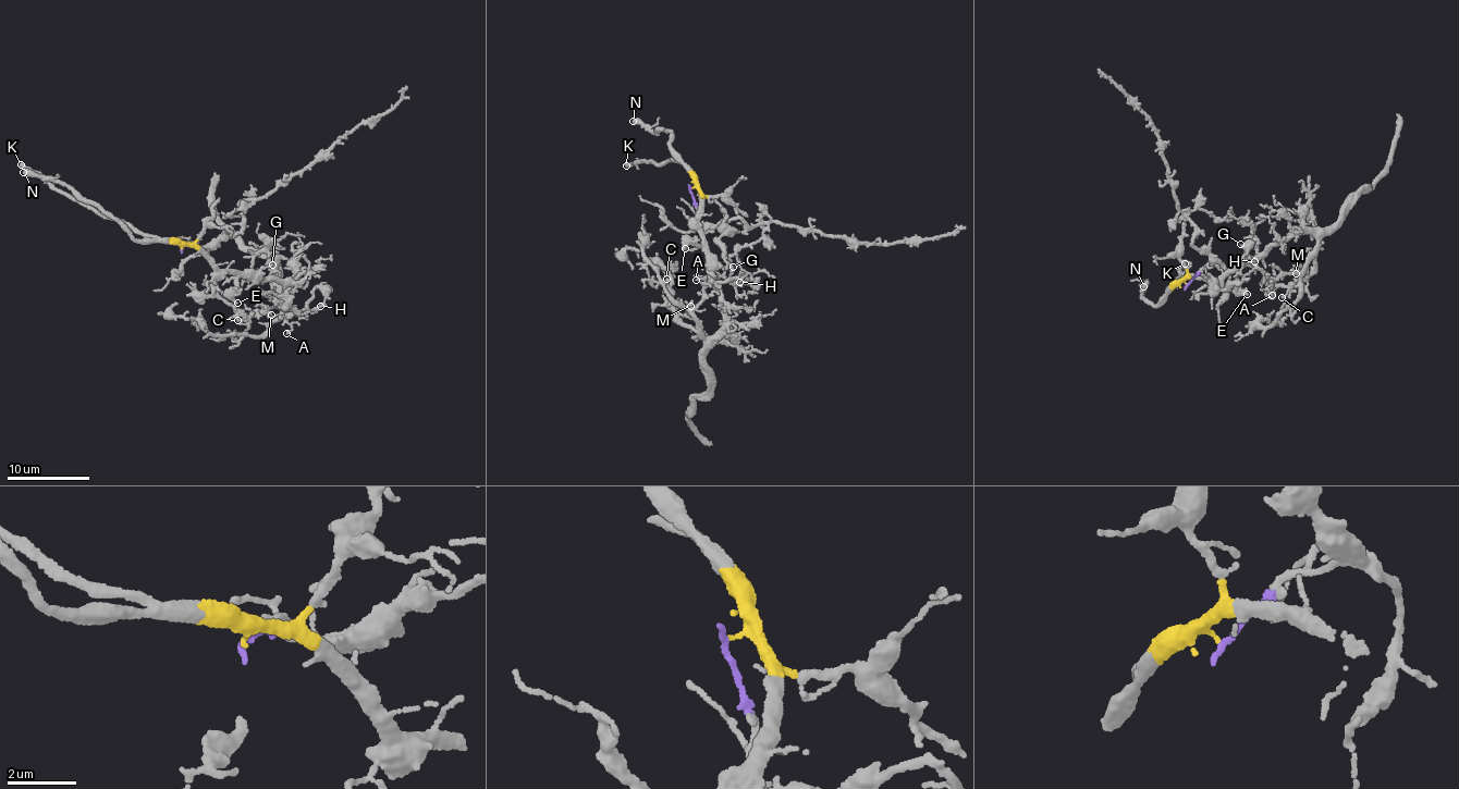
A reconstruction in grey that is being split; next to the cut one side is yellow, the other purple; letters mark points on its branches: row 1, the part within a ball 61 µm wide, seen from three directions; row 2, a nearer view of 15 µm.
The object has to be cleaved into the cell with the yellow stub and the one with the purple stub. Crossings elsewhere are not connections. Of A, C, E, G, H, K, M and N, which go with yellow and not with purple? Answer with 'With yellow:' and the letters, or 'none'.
With yellow: A, C, E, G, H, K, M, N

